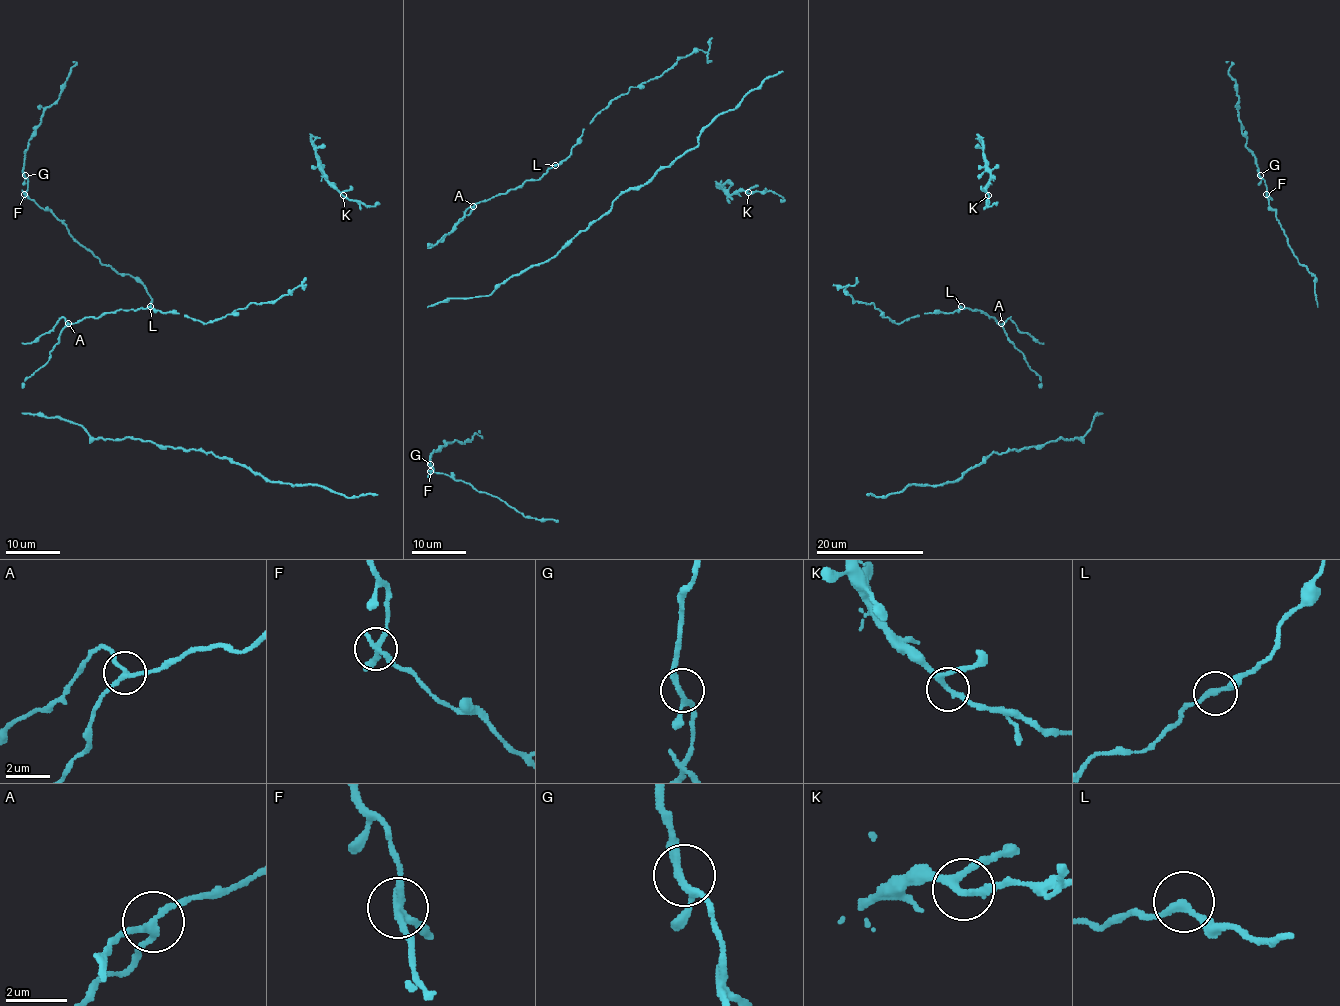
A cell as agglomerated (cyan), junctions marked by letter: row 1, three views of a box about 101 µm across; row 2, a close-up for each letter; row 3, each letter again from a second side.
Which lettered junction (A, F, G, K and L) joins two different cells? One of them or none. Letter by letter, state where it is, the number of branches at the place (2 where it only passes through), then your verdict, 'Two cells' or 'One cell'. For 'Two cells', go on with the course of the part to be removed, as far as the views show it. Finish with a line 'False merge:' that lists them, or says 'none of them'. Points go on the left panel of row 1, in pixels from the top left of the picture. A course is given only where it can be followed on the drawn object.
A: Place: (68, 323). Branches: 3. One cell
F: Place: (24, 194). Branches: 3. Two cells. Course of the part to remove: (25, 194), (56, 216), (100, 261), (119, 273), (134, 276), (151, 299), (150, 307)
G: Place: (25, 175). Branches: 3. One cell
K: Place: (343, 195). Branches: 3. One cell
L: Place: (150, 306). Branches: 2. One cell
False merge: F

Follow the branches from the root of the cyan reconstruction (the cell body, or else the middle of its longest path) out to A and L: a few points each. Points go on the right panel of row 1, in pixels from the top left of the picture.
A: (1023, 354), (1008, 338), (1001, 323)
L: (1023, 354), (992, 317), (961, 306)

